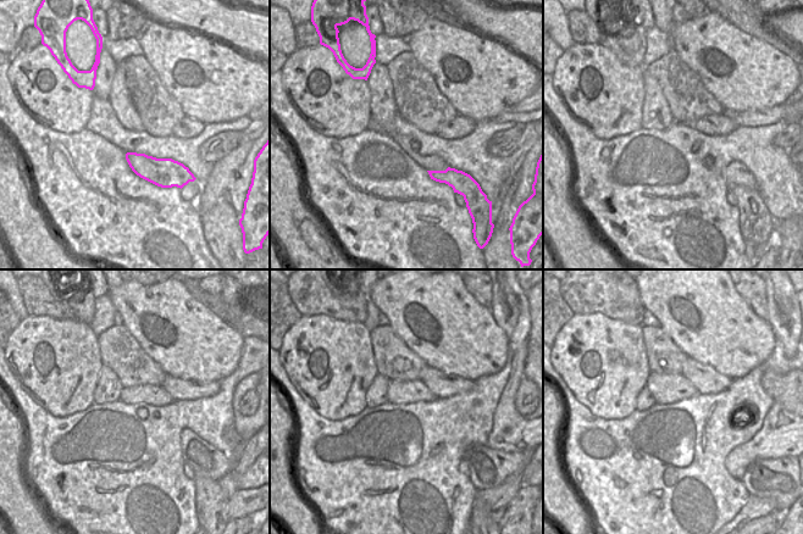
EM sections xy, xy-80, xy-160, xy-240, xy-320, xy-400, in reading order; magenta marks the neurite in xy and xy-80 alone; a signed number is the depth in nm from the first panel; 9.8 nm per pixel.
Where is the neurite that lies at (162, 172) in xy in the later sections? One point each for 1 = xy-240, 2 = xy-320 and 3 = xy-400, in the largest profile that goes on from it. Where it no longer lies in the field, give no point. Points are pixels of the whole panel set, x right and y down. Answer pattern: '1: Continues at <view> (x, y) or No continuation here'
1: Continues at xy-240 (211, 505)
2: Continues at xy-320 (481, 516)
3: No continuation here.

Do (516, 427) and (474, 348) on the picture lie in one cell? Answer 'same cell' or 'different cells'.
different cells

